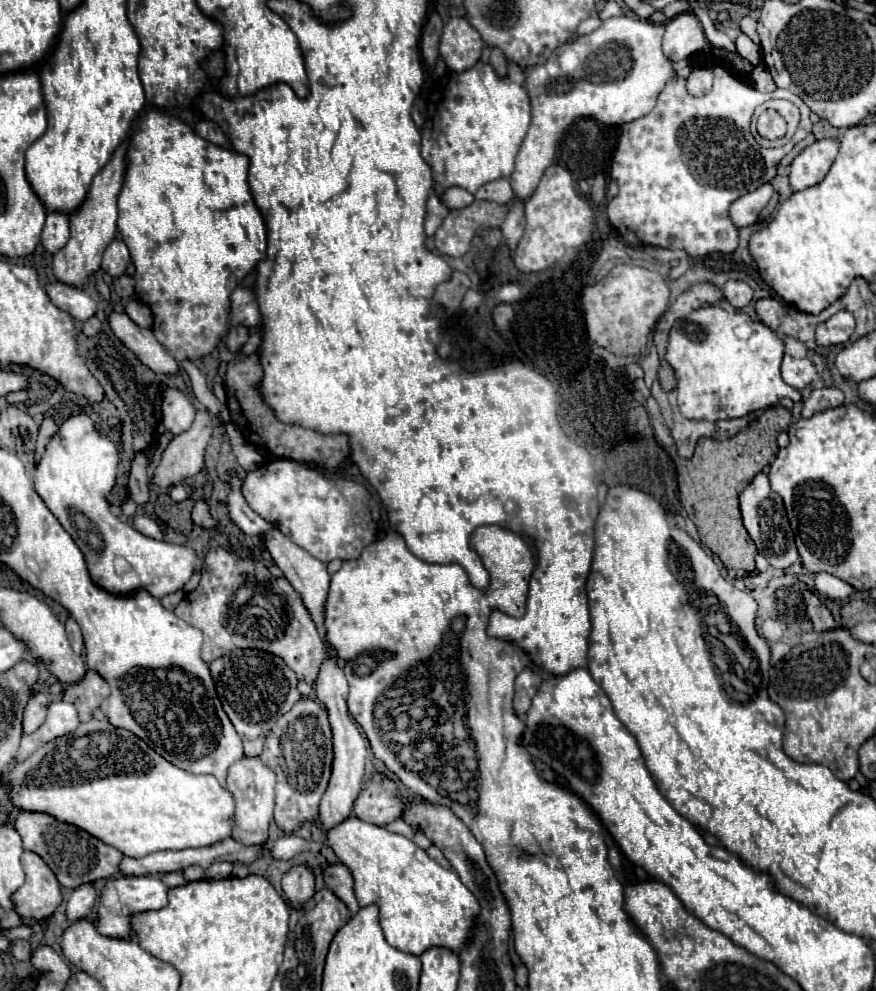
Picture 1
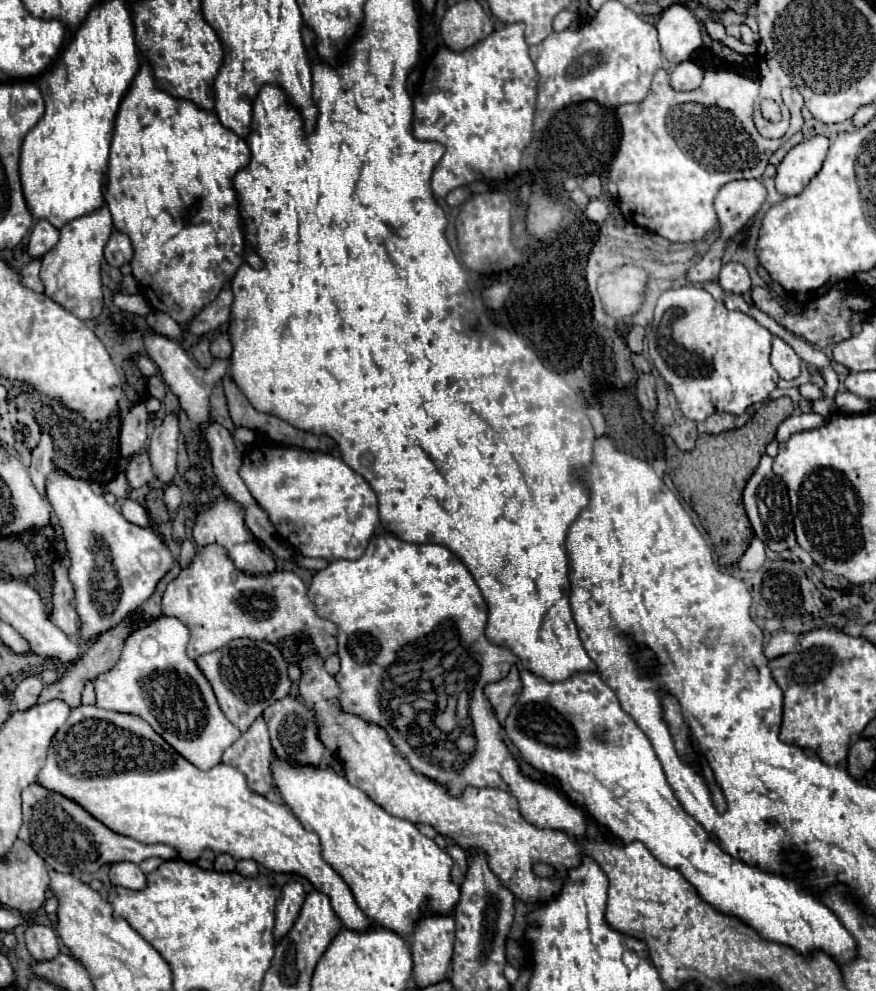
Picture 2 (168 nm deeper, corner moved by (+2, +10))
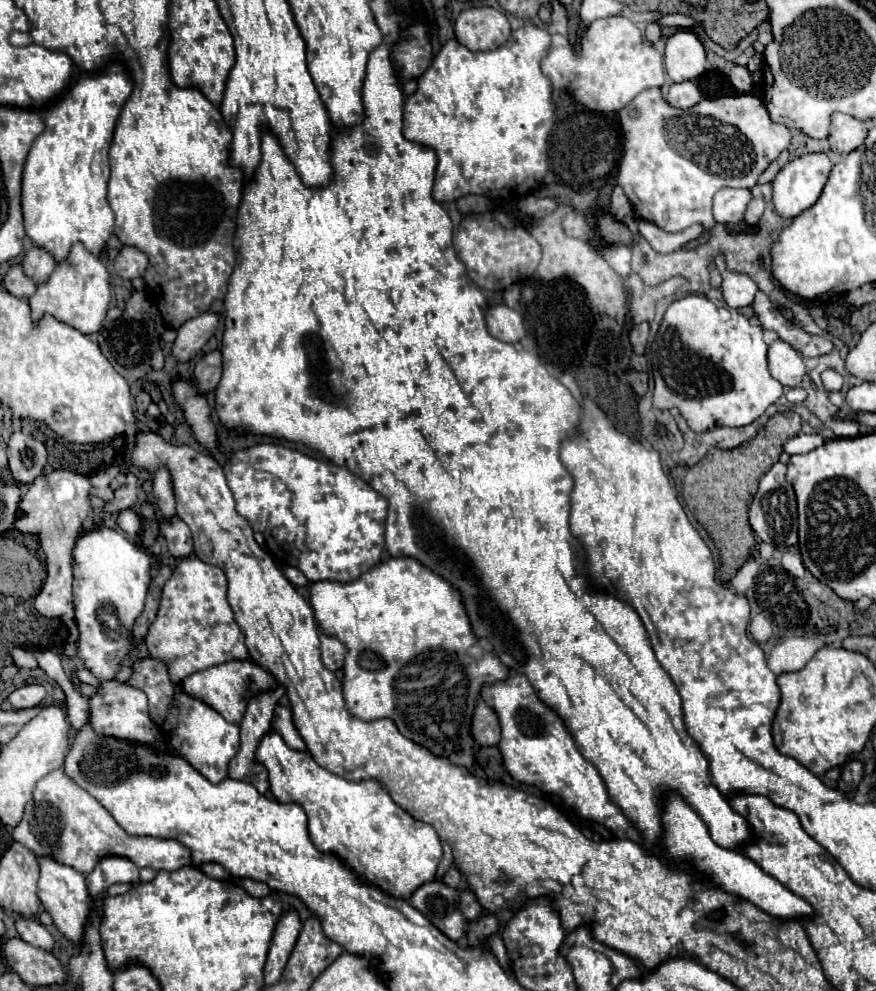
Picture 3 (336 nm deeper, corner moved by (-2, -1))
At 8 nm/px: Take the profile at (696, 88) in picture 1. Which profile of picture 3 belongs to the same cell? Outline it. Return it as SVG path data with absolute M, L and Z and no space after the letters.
M681 82L681 84L671 84L667 102L673 108L693 108L695 104L701 102L701 92L695 82Z

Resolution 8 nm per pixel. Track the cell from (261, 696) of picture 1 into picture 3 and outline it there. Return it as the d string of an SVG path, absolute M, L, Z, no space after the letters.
M231 660L231 662L223 662L223 664L217 664L217 666L211 666L207 670L199 670L191 676L187 676L183 682L181 682L183 690L189 694L189 696L195 696L197 700L203 700L207 706L215 708L227 722L231 724L239 724L243 720L243 714L245 714L245 708L247 708L247 702L263 692L263 690L269 690L269 688L275 688L277 682L275 678L265 670L261 668L259 664L255 662L247 662L247 660Z

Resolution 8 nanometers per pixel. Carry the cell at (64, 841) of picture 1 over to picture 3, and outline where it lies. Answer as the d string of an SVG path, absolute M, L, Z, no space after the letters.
M63 768L49 772L37 782L33 800L27 804L23 820L13 828L11 835L35 856L51 856L83 874L89 874L107 854L125 856L139 868L149 866L153 870L179 870L191 864L191 852L179 840L127 834L91 794L65 774Z

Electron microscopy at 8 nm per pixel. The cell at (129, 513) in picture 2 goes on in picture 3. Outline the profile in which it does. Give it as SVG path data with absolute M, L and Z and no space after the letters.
M129 508L129 510L121 510L117 516L117 524L123 532L127 532L127 536L131 540L139 540L139 530L141 530L141 522L139 516Z

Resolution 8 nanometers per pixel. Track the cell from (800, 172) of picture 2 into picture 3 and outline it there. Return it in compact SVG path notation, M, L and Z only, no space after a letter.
M803 154L791 162L787 162L779 172L777 176L773 178L771 182L771 188L773 188L773 194L771 194L771 202L773 202L773 210L785 218L785 220L791 220L795 216L799 216L803 210L811 208L821 192L823 192L823 186L827 182L827 176L831 172L831 160L827 154Z

